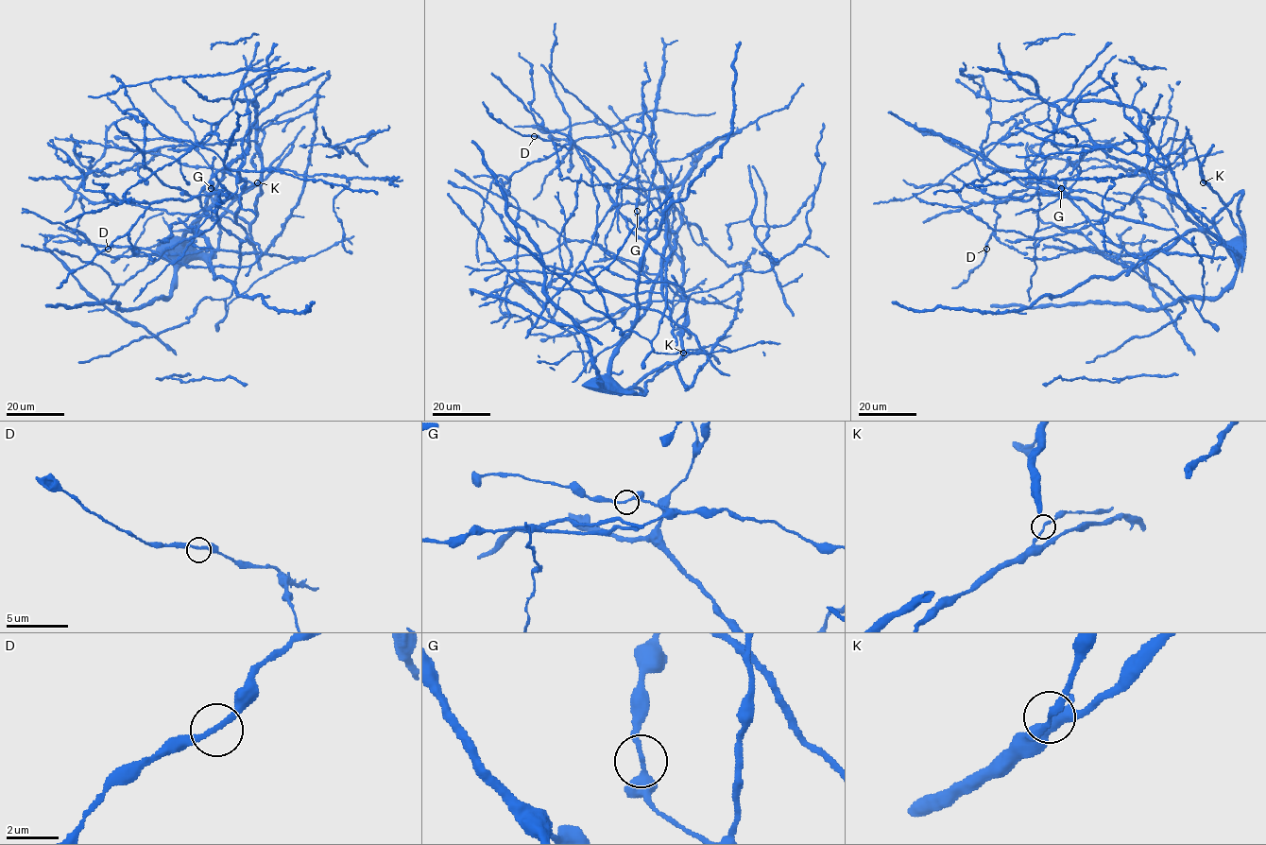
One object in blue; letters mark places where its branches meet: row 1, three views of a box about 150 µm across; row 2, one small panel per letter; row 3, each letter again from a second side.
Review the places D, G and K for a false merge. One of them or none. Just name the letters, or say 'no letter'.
no letter

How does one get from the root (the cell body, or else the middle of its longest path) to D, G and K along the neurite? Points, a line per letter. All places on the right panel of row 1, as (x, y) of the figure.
D: (1240, 255), (1203, 232), (1152, 173), (1151, 183), (1126, 203), (1085, 189), (1000, 201), (986, 249)
G: (1240, 255), (1203, 232), (1152, 173), (1151, 183), (1139, 187), (1126, 203), (1085, 189), (1061, 188)
K: (1240, 255), (1237, 254), (1245, 252), (1242, 232), (1219, 196), (1203, 182)

